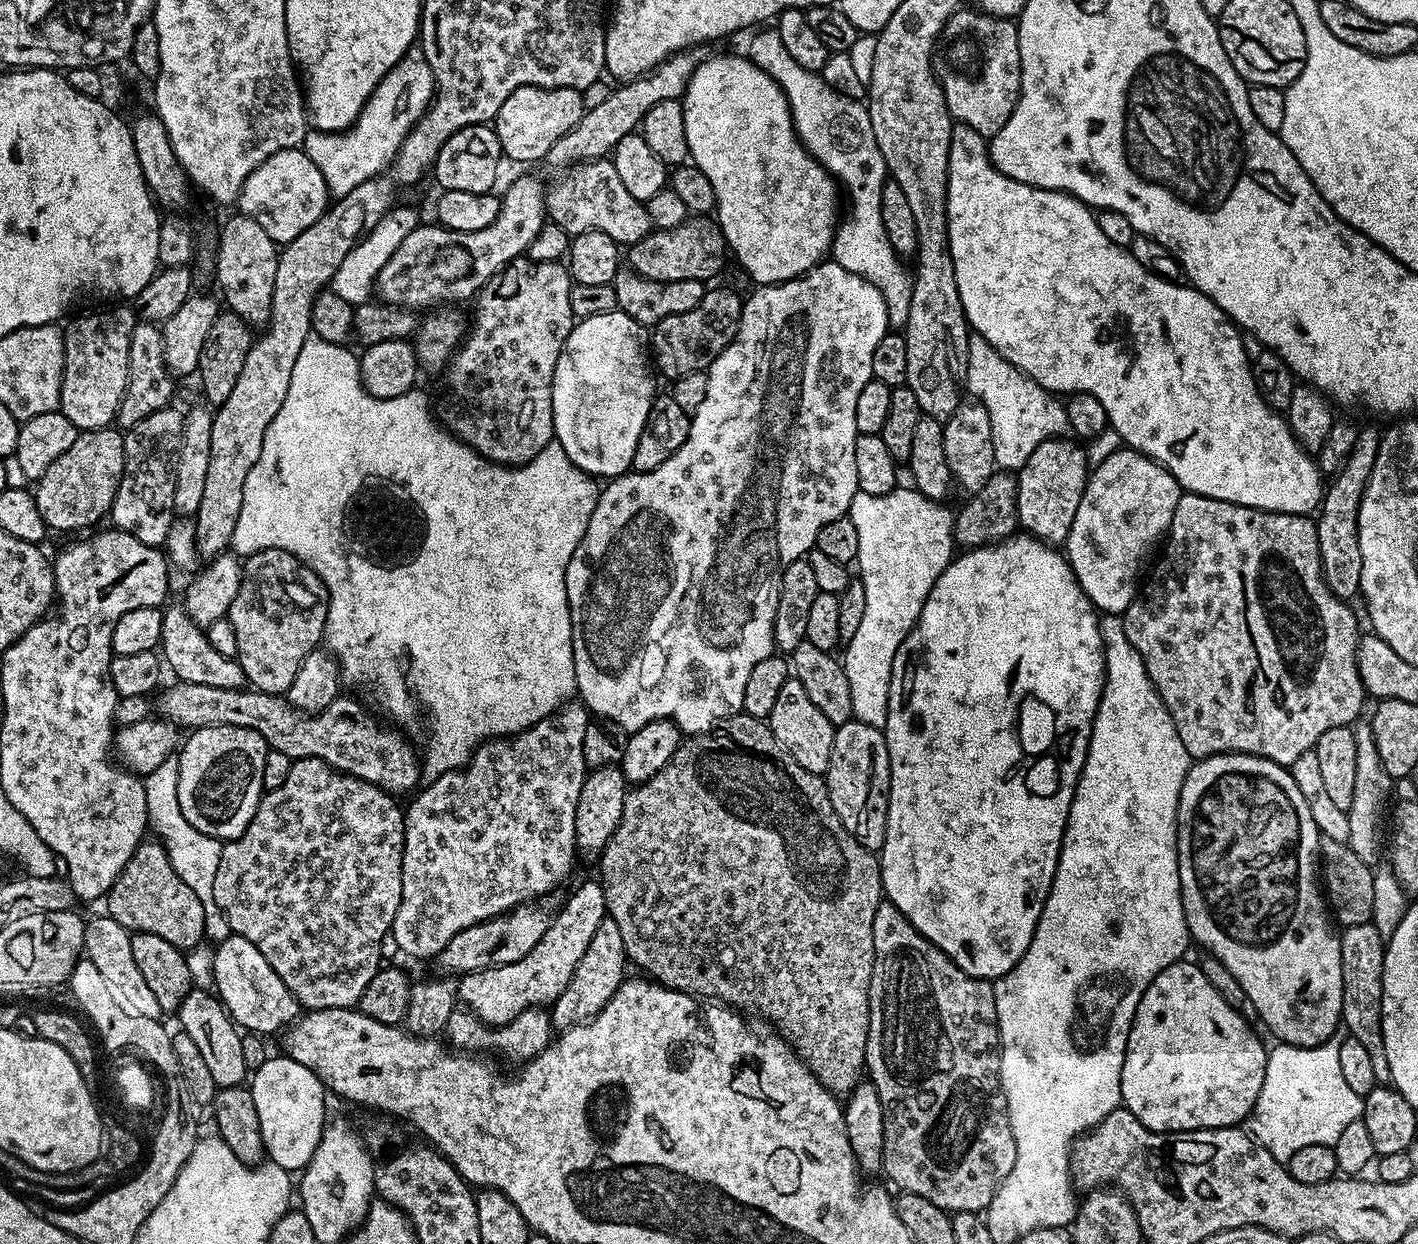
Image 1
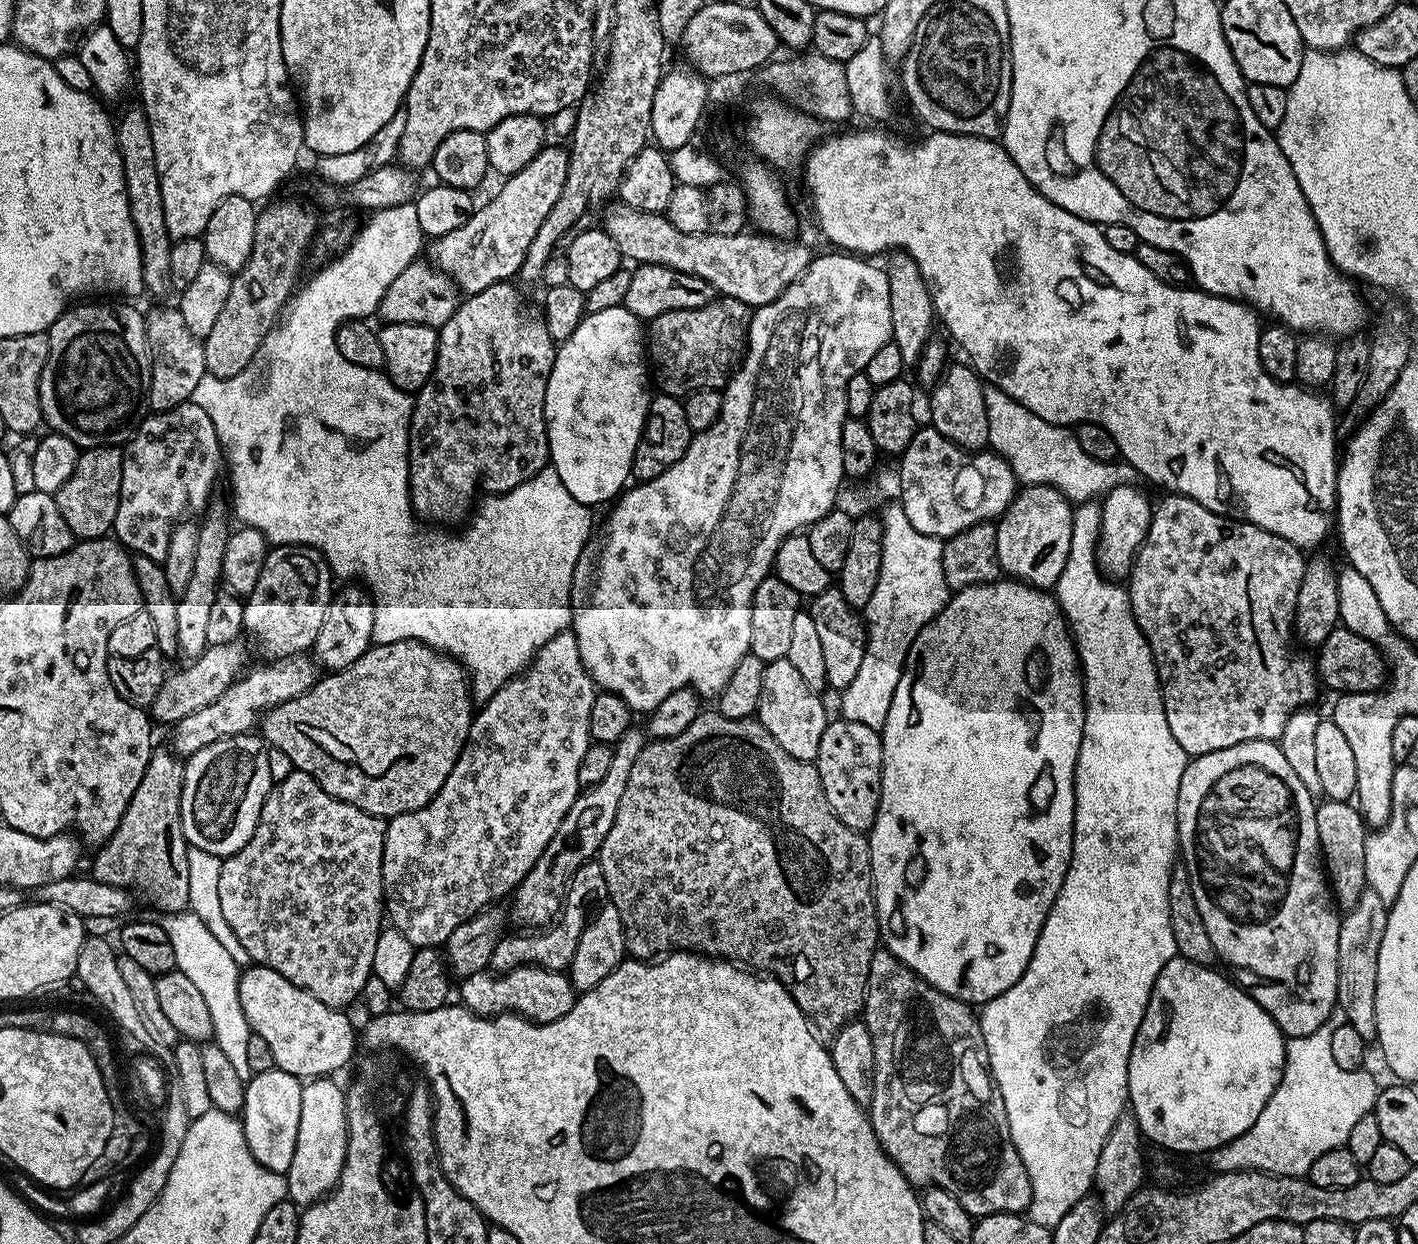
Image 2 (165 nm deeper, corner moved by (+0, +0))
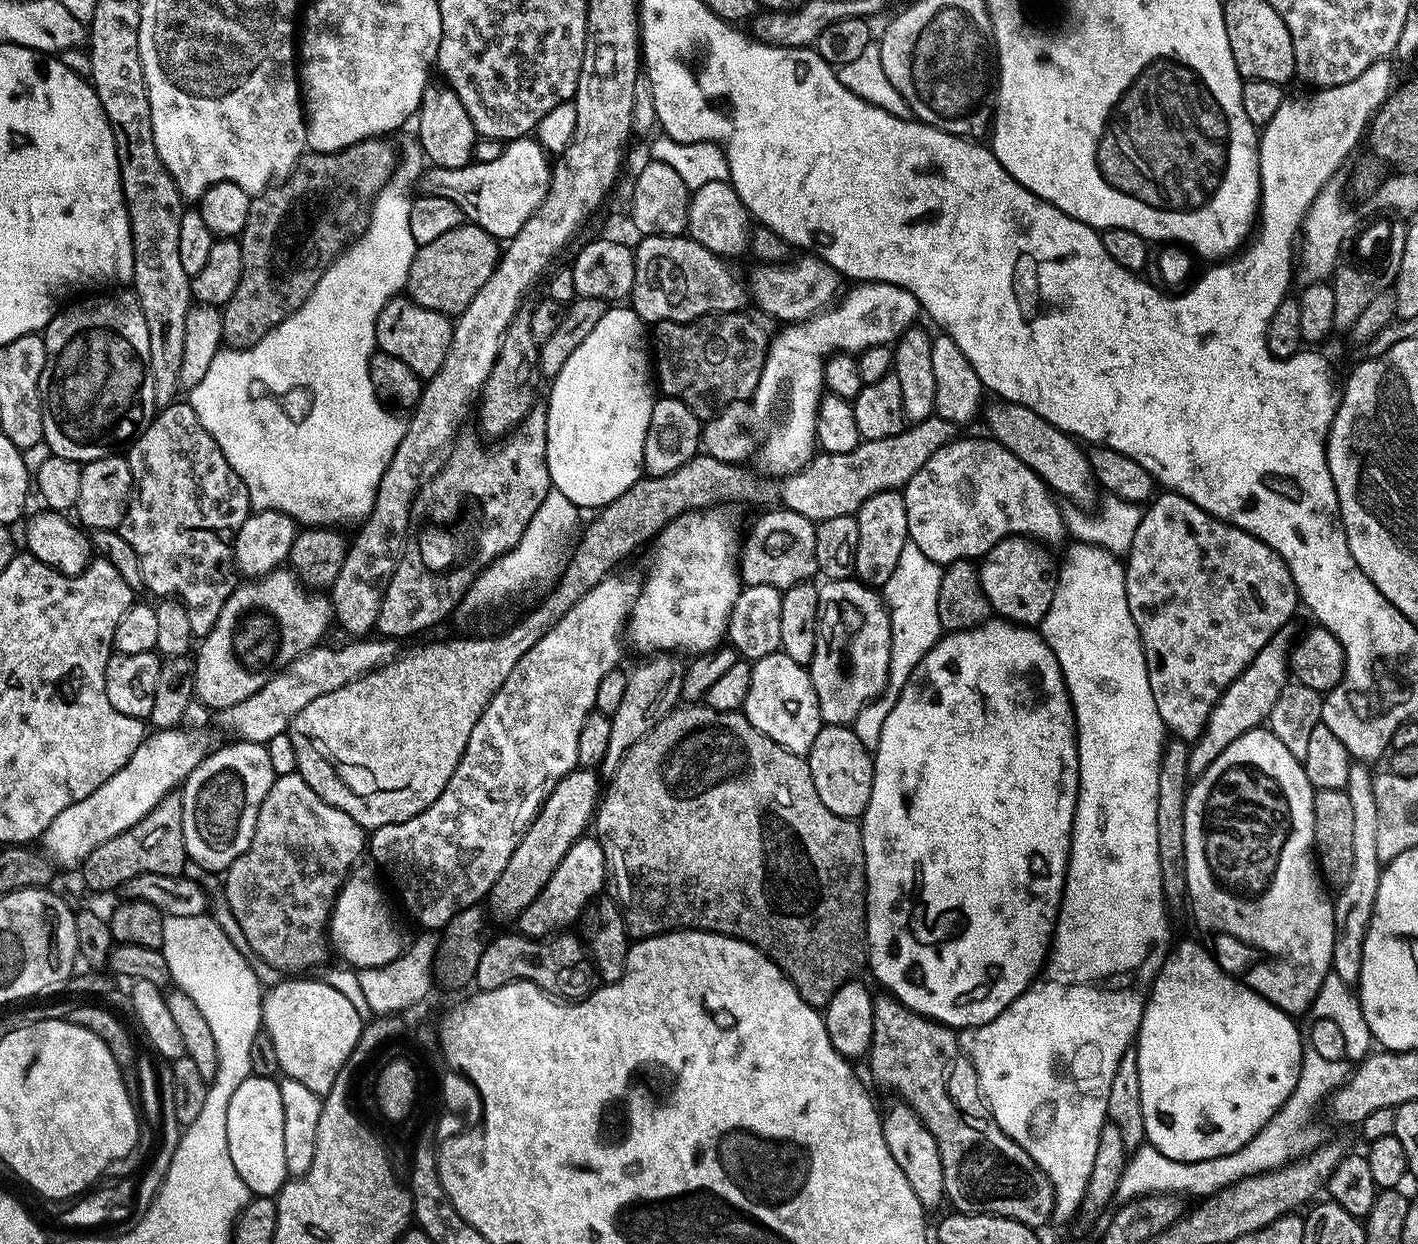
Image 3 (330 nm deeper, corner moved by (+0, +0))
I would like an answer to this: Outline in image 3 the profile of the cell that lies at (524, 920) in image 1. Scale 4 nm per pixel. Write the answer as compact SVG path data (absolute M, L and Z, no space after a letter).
M652 654L641 660L644 661L636 669L628 672L626 695L611 717L610 746L606 746L604 761L598 766L599 775L604 778L612 777L630 746L646 738L646 734L650 734L650 730L658 726L658 722L662 722L662 718L666 718L666 714L670 714L681 703L685 661L676 654Z

